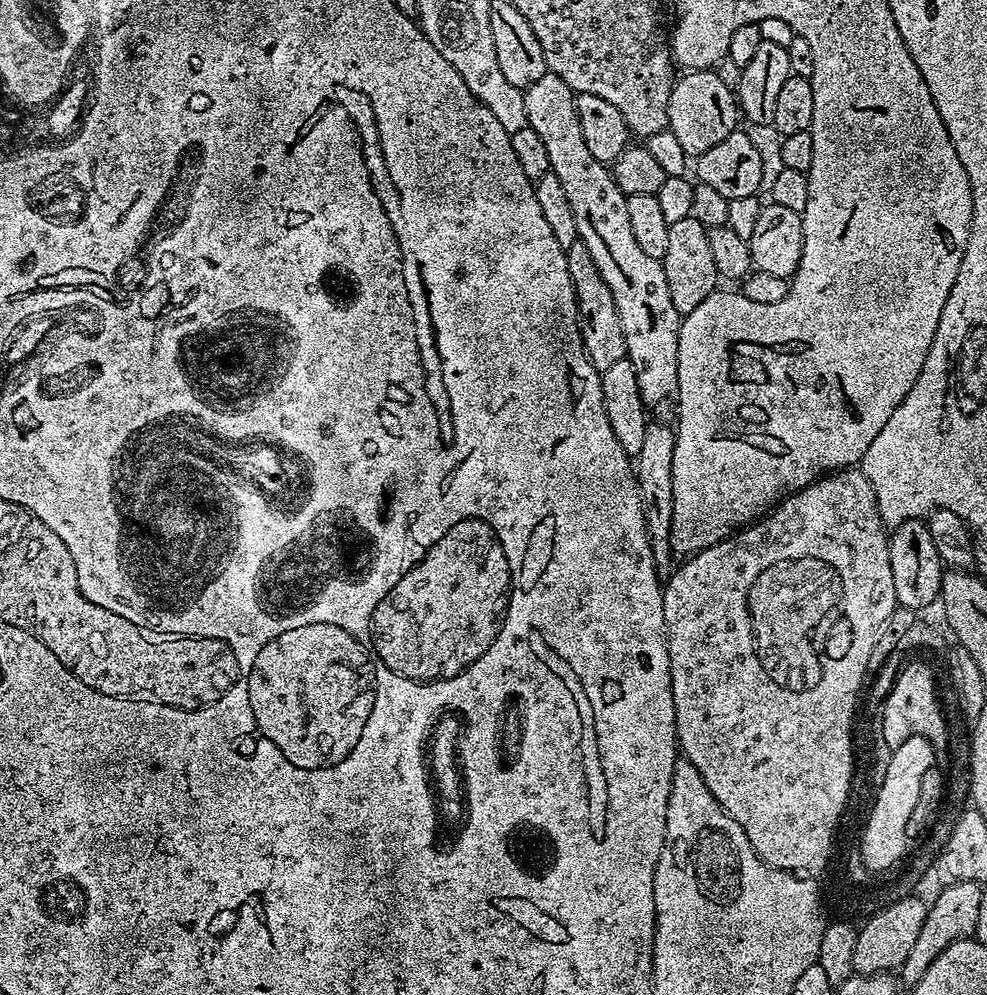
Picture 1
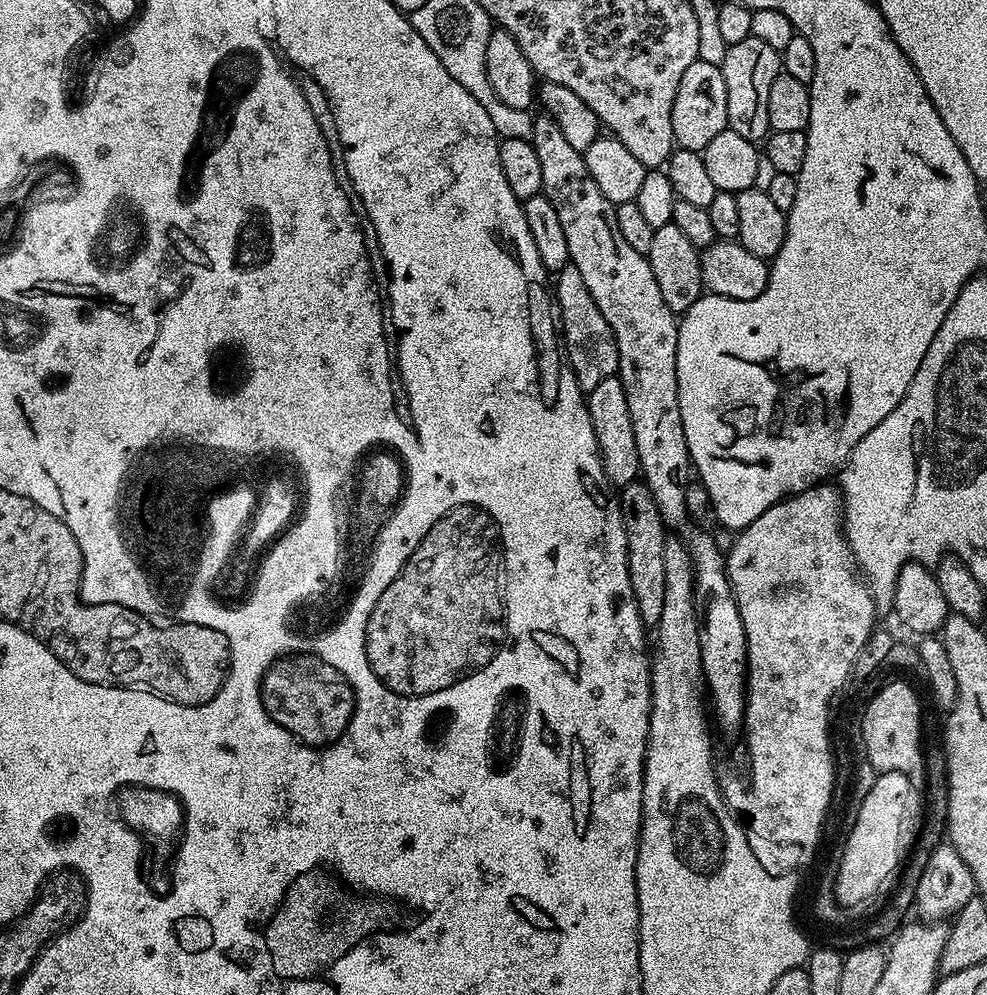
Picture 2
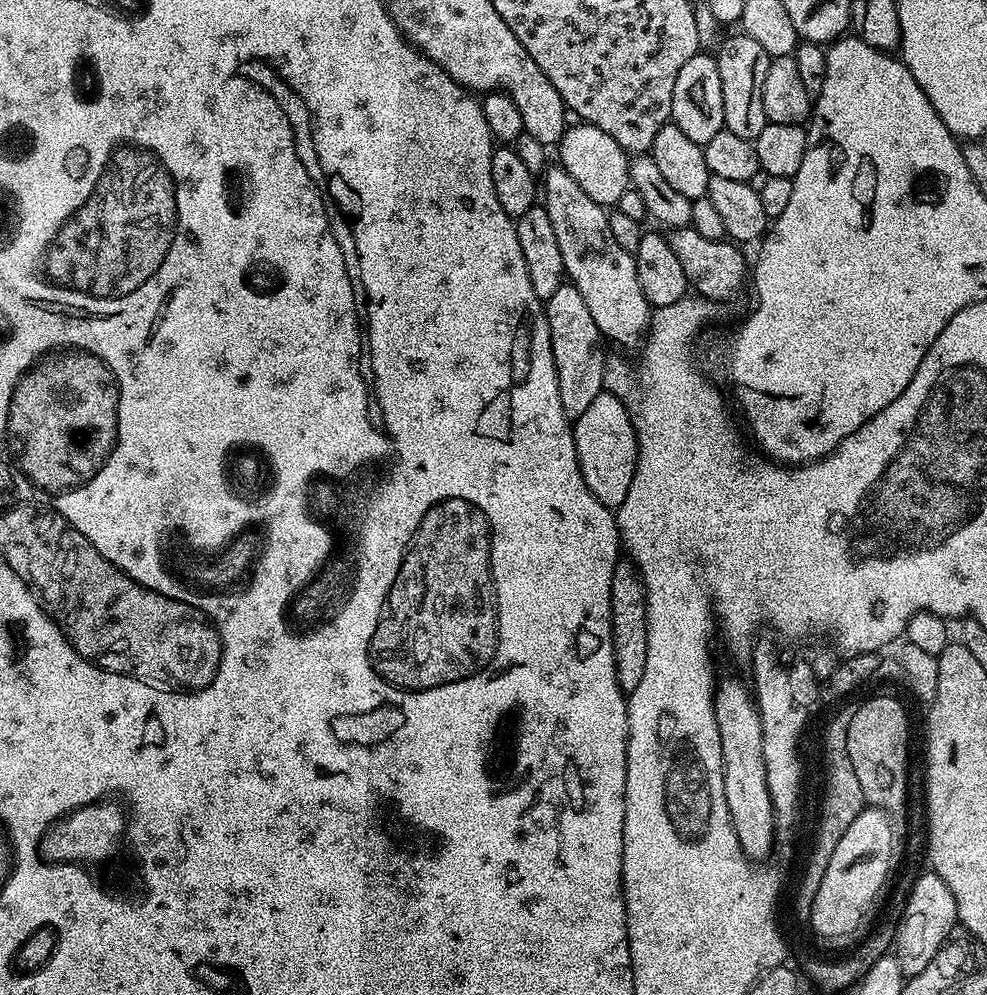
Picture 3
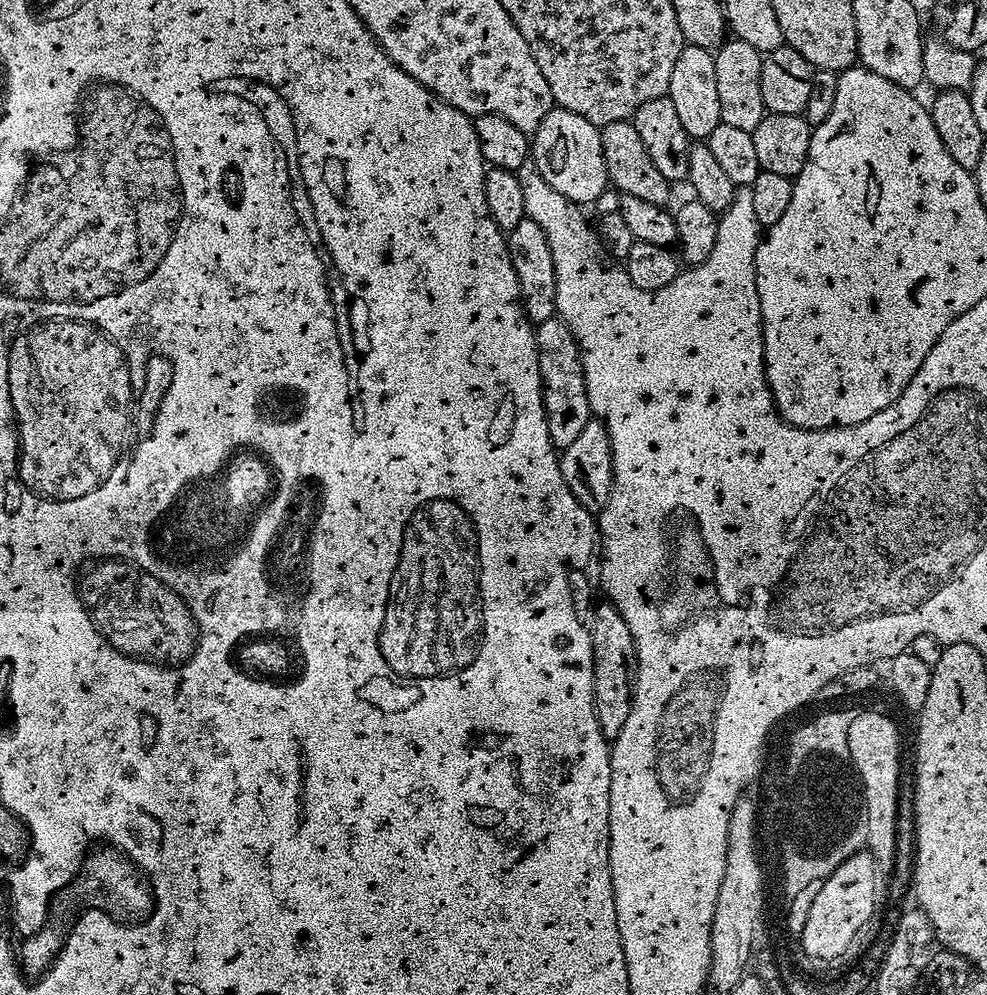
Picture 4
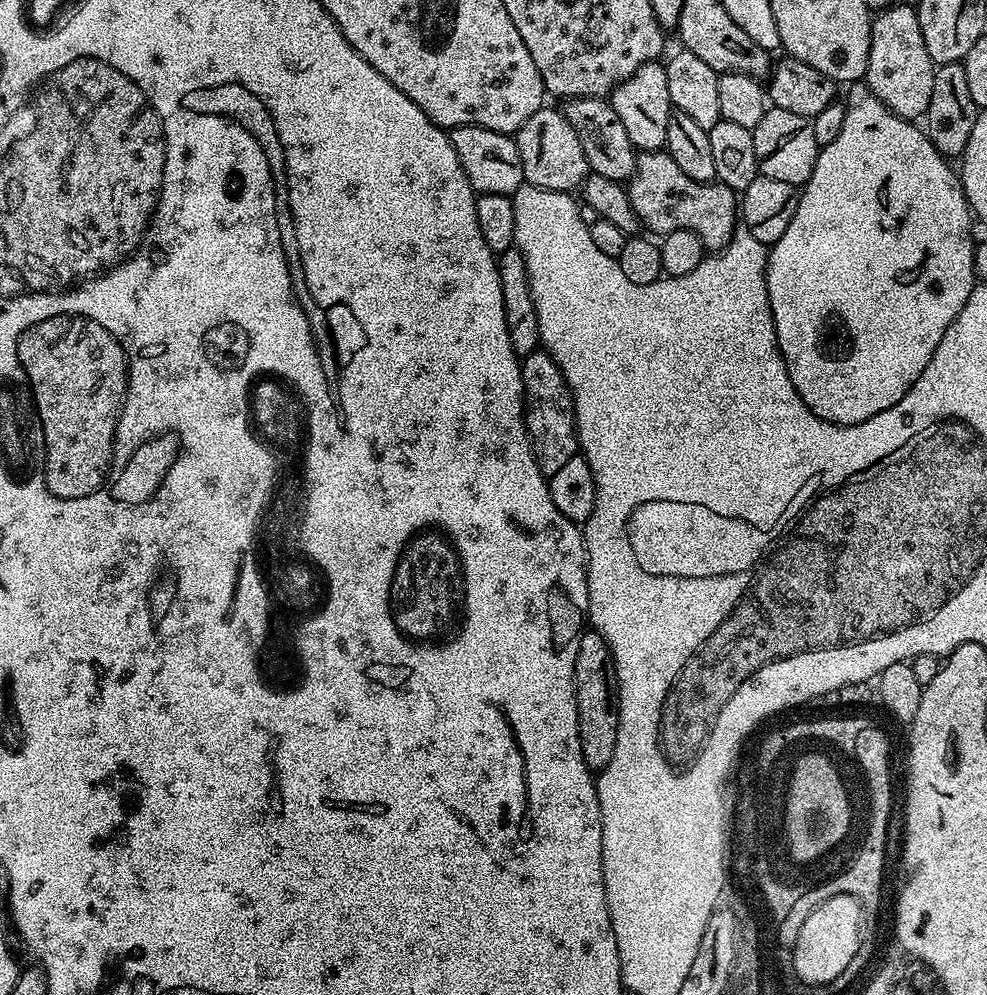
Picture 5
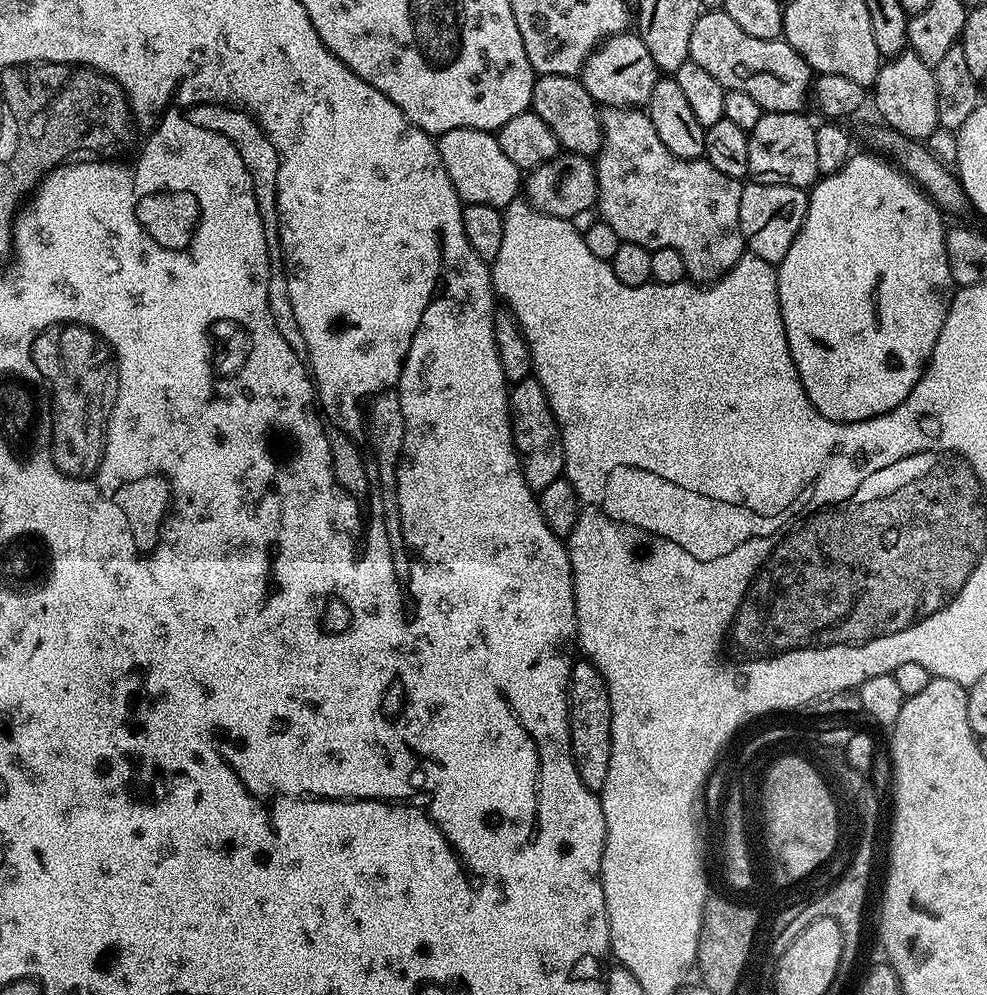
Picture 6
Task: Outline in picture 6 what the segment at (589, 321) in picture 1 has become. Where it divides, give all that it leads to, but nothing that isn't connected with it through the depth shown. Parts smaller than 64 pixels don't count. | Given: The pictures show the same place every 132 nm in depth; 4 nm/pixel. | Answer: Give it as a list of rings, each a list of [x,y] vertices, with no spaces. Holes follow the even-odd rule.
[[[533,375],[511,385],[508,409],[512,415],[514,446],[520,456],[524,477],[532,487],[532,491],[539,494],[542,490],[546,490],[546,486],[550,486],[550,482],[561,479],[564,474],[564,447],[560,437],[560,427],[546,398],[546,390],[542,390],[542,386]]]

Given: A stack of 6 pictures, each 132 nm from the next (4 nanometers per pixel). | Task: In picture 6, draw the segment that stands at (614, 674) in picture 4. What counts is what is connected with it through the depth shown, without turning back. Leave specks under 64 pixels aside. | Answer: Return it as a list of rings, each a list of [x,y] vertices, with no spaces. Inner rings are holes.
[[[577,659],[568,679],[568,729],[570,750],[578,778],[591,792],[599,794],[604,789],[606,774],[610,774],[610,750],[612,749],[612,715],[608,683],[600,671],[588,660]]]

